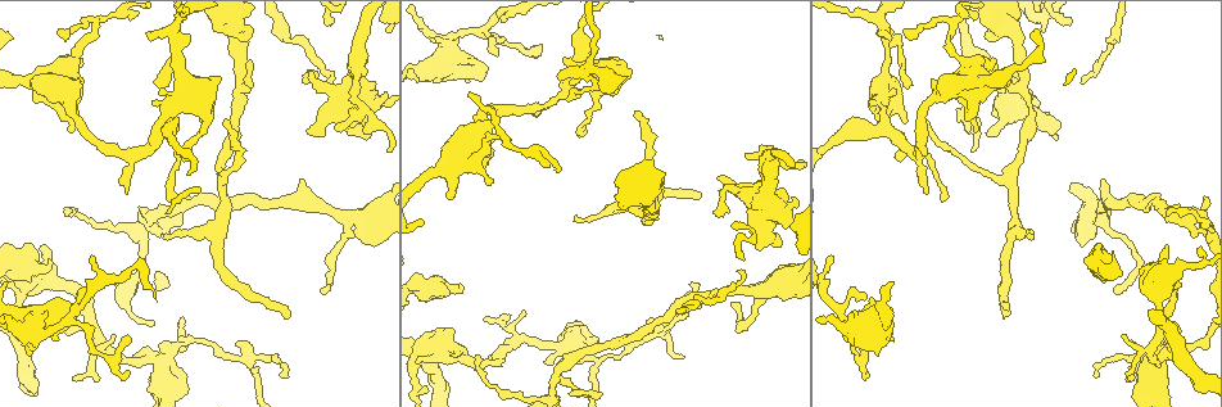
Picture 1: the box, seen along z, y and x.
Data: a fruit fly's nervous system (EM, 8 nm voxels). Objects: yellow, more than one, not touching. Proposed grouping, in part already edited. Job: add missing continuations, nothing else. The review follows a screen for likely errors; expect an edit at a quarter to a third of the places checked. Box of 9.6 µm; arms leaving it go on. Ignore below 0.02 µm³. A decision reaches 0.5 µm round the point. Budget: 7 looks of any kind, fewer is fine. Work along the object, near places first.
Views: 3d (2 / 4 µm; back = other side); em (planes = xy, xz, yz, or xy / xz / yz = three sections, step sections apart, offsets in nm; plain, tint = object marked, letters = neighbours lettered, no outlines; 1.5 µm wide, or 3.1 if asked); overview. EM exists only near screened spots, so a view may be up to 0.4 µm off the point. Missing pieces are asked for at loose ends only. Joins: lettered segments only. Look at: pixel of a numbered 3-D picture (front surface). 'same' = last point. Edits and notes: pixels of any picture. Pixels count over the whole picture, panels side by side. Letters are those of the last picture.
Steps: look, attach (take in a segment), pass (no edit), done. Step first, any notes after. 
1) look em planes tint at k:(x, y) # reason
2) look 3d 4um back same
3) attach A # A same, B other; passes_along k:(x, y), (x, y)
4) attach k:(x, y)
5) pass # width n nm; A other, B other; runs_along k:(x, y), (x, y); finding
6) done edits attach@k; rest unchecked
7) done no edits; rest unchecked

look 3d 4um at 1:(1166, 244) # an open end

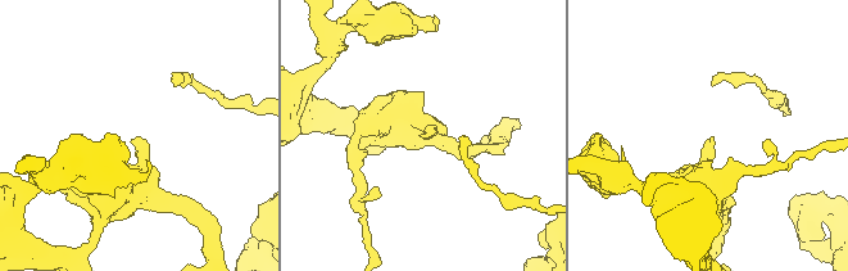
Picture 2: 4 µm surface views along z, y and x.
look em 3.1um planes letters at 2:(714, 139)

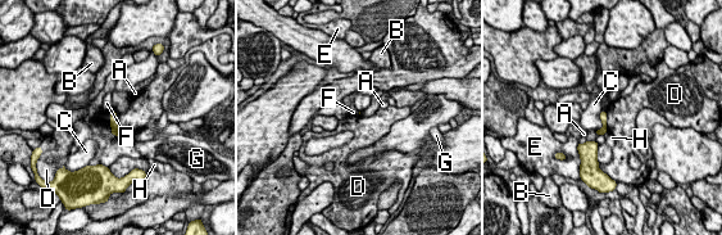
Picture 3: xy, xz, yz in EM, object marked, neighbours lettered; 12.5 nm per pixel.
pass # A other, B other, C other, D other, E other, F other, G other, H other; runs_along 3:(603, 112), (604, 127), (598, 132); no lettered segment goes on from it

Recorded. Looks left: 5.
look 3d 2um back at 1:(245, 340) # tapers out

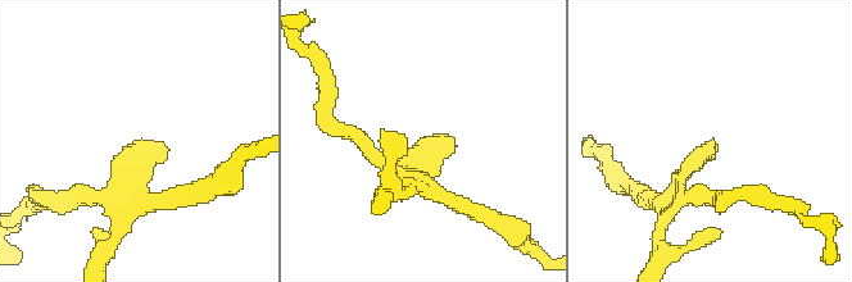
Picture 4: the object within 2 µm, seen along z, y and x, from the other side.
look em planes letters at 4:(714, 140) # now the EM

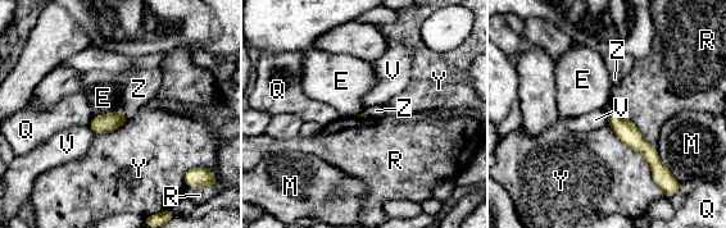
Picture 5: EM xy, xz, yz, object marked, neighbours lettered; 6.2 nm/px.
pass # E other, M other, Q other, R other, V other, Y other, Z other; border 5:(117, 109), (130, 118); no lettered segment goes on from it

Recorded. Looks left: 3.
look em yz step 8 plain at 1:(926, 194) # tapers out

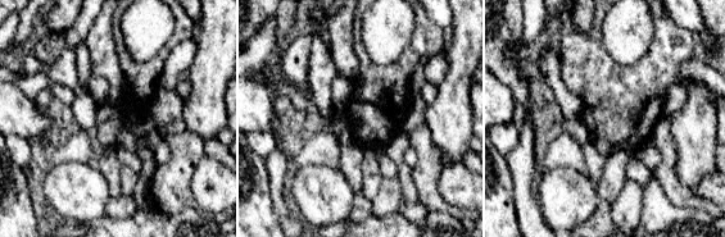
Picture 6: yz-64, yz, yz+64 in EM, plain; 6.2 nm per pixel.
look em yz step 8 tint same

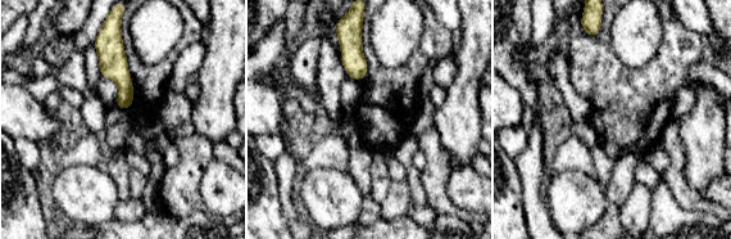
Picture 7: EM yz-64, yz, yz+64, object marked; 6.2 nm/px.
look em yz step 8 letters same # what lies round it

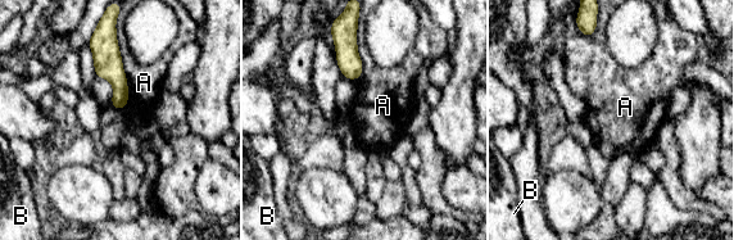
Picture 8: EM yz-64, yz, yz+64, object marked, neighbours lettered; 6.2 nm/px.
pass # width 100 nm; A other, B other; border 8:(114, 21), (128, 95), (126, 105); none of them fits

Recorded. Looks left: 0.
done no edits; rest unchecked

